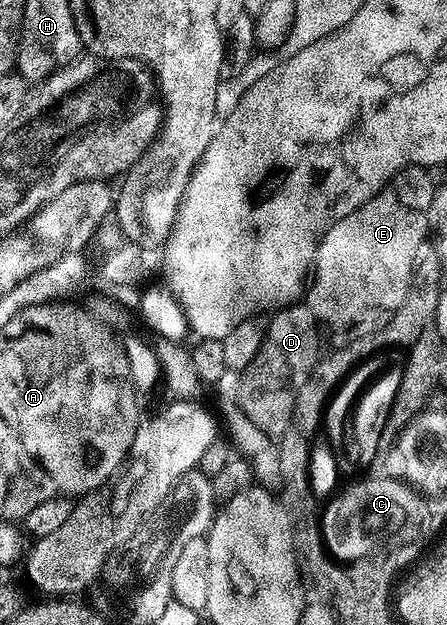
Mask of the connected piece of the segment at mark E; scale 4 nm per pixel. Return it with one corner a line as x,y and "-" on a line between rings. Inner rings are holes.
392,190
372,196
366,204
359,206
359,210
347,214
347,218
330,226
322,238
317,248
315,267
311,272
311,283
307,288
309,309
317,315
318,321
325,325
341,324
345,316
357,318
374,310
398,308
407,298
415,256
426,243
425,231
428,233
430,228
426,213
407,210
407,206
399,202
399,198

